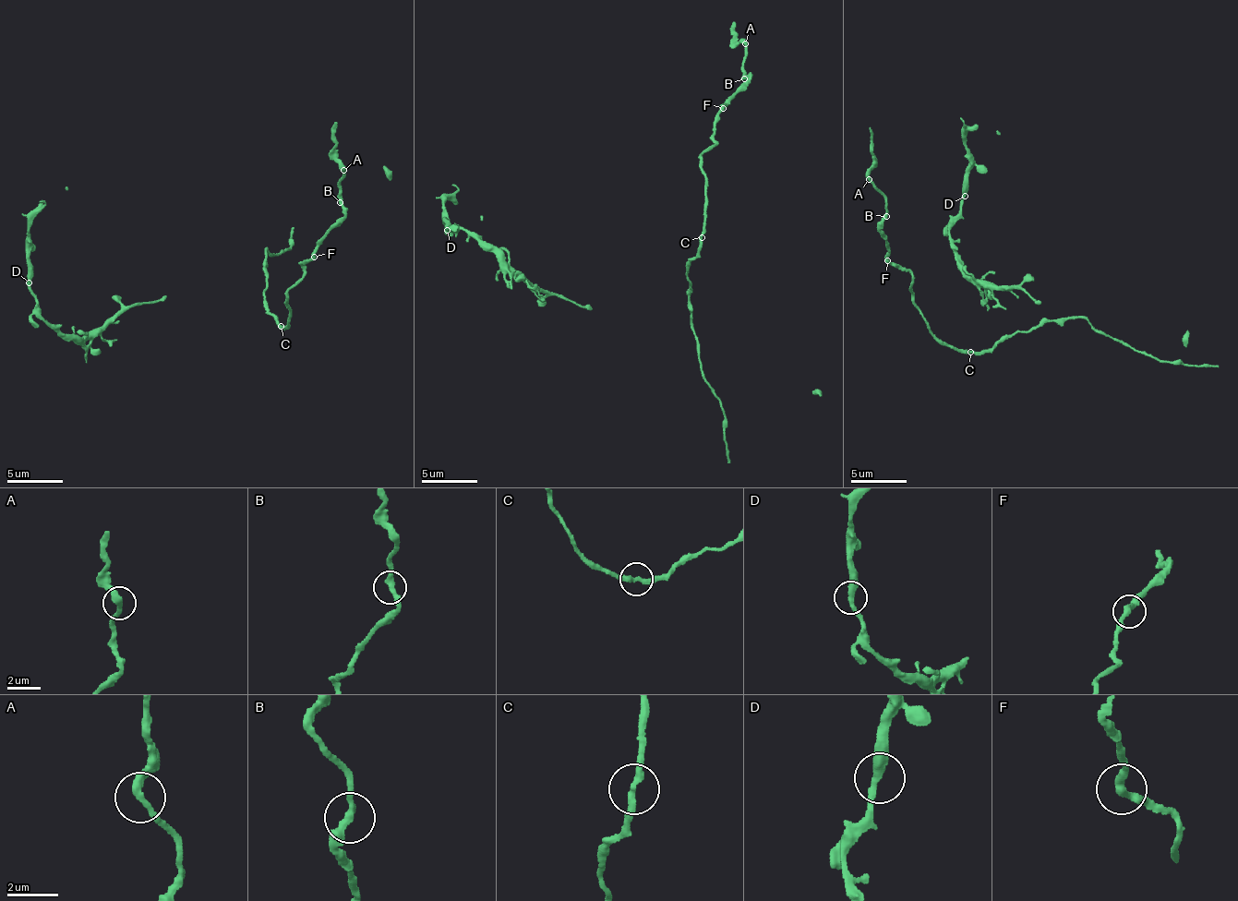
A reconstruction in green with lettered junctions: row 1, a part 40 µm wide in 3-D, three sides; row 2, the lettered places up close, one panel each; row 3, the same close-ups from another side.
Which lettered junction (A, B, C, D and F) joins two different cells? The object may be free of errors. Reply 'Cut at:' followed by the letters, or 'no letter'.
Cut at: no letter

